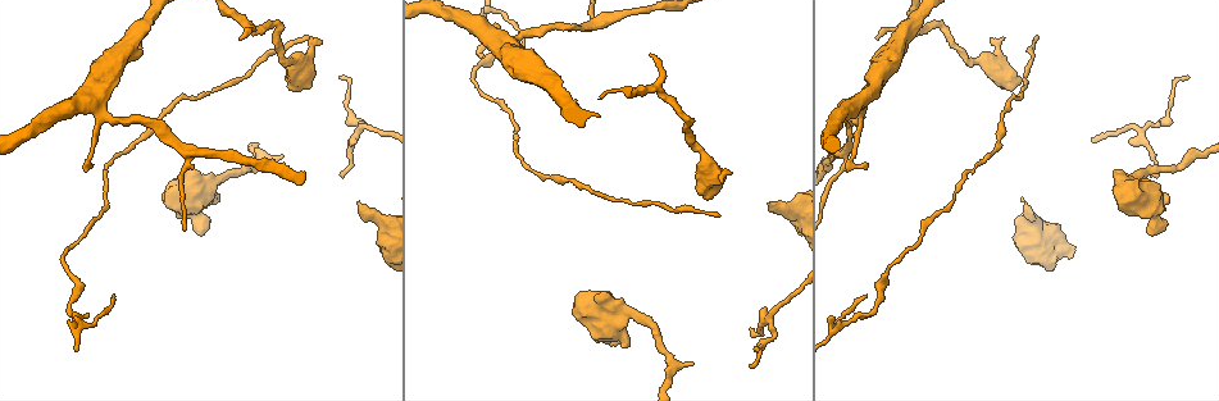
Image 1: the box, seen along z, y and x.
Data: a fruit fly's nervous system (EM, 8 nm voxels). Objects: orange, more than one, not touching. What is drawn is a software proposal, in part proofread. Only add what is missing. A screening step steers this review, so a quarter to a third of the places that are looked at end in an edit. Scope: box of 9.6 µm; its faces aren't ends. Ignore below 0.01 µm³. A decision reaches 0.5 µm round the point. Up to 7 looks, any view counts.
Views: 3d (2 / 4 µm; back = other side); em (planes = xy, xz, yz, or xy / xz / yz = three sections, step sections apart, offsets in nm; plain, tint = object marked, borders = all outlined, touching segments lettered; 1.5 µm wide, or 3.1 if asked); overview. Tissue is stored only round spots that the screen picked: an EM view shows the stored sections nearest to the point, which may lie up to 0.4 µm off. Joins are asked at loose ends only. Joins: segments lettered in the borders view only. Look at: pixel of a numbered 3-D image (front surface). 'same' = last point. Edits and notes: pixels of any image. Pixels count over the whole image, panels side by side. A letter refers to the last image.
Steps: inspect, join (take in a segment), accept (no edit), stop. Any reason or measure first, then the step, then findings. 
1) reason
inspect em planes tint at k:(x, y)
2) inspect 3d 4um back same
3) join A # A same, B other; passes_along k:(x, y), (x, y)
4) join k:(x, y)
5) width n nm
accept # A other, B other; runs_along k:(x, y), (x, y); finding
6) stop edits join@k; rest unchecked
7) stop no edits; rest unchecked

an open end
inspect em yz step 4 borders at 1:(767, 203)

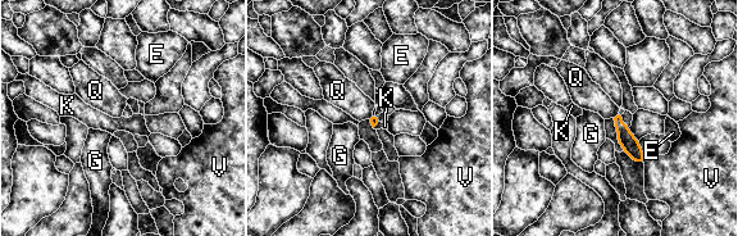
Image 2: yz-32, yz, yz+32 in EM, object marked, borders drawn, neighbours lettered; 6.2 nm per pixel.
inspect em planes borders same

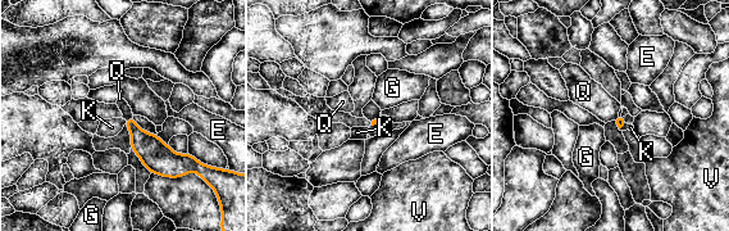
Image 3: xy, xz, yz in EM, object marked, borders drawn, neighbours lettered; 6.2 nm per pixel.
accept # E other, G other, K other, Q other, V other; border 3:(132, 116), (124, 119); none of them fits

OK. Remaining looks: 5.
an open end
inspect em yz step 4 tint at 1:(216, 202)

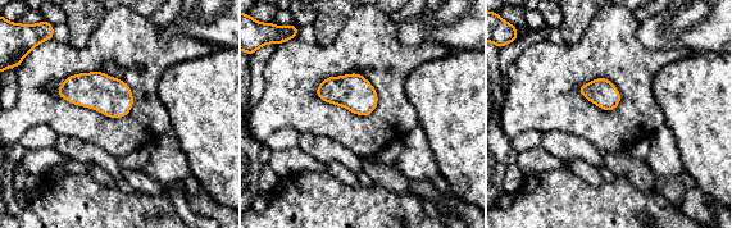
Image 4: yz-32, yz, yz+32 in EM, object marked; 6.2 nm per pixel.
inspect em planes borders same

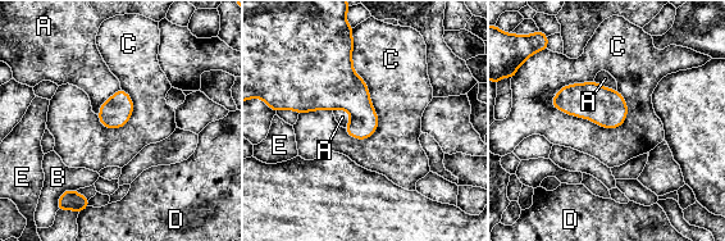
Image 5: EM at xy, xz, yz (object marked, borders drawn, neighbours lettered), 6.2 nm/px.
accept # A other, B other, C other, D other, E other; border 5:(550, 100), (609, 128), (628, 116); none of them fits

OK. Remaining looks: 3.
branch stops here
inspect em planes borders at 1:(341, 78)

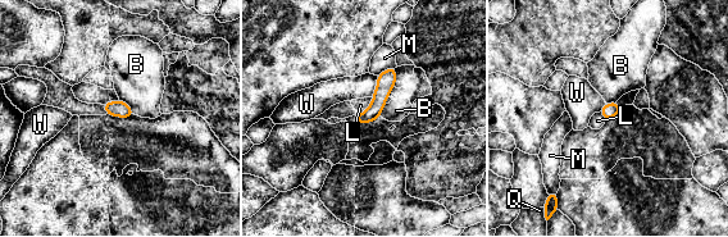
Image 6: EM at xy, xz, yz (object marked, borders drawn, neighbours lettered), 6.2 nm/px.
width 90 nm
accept # B other, L other, M other, Q other, W other; runs_along 6:(392, 71), (378, 104), (359, 119); no lettered segment goes on from it

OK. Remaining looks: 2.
stop no edits; rest unchecked

